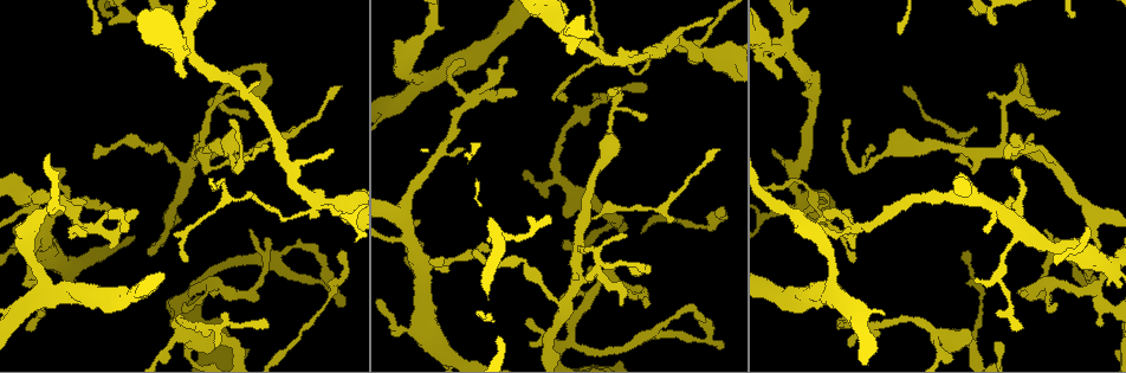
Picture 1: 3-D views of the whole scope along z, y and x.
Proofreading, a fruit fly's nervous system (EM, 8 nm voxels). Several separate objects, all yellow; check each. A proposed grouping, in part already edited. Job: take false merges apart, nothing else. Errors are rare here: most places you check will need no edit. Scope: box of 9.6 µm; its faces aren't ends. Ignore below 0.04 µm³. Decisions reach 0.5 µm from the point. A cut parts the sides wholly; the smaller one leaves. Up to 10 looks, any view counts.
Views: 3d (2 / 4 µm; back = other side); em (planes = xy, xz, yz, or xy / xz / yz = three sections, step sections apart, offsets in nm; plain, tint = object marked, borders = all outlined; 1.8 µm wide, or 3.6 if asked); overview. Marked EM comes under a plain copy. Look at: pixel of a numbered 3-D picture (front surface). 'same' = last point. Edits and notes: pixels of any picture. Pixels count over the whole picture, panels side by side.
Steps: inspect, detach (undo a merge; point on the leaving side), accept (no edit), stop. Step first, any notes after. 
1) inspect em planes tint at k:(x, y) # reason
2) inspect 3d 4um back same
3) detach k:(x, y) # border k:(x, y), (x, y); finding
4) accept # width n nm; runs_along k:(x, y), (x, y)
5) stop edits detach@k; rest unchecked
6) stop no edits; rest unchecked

inspect 3d 4um back at 1:(989, 18) # sharp bend

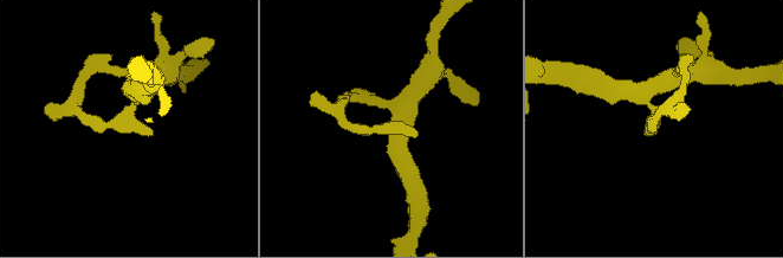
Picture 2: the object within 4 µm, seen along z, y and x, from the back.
inspect em planes tint at 2:(376, 128)

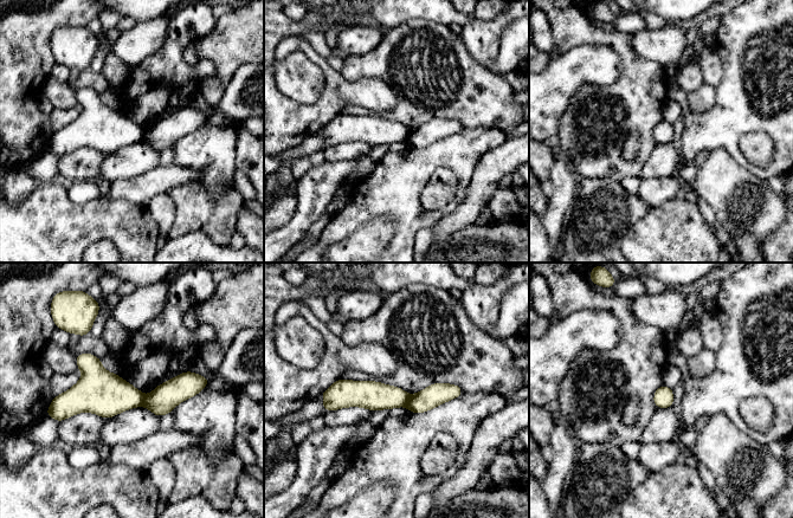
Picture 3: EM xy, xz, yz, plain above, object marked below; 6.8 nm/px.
accept # runs_along 3:(201, 382), (162, 400), (60, 401); one cell here

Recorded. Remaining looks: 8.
inspect 3d 2um back at 1:(597, 259) # branch point

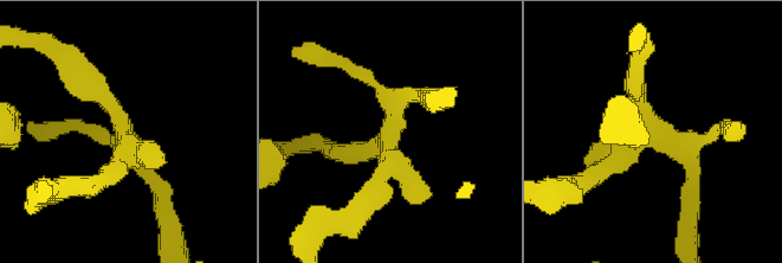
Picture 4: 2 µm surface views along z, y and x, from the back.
inspect em xy step 16 tint at 4:(655, 125) # now the EM

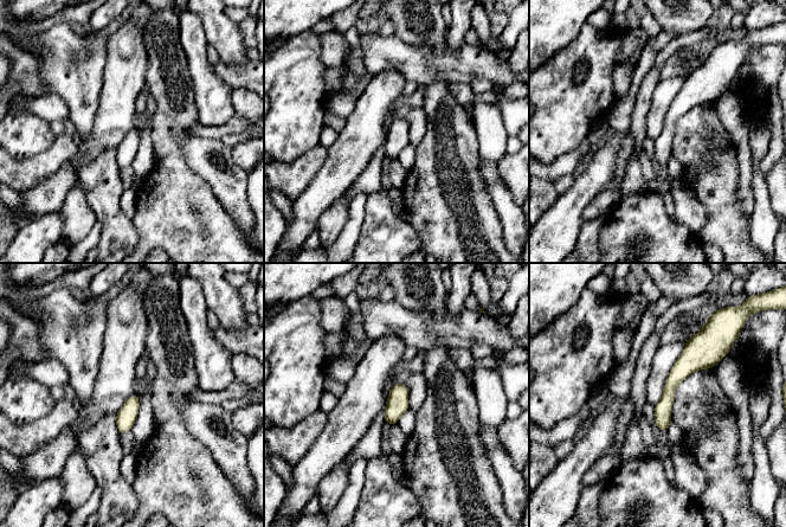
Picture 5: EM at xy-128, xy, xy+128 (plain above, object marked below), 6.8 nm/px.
accept # all the same cell

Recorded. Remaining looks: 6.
inspect em planes tint at 1:(1075, 270) # closes a loop

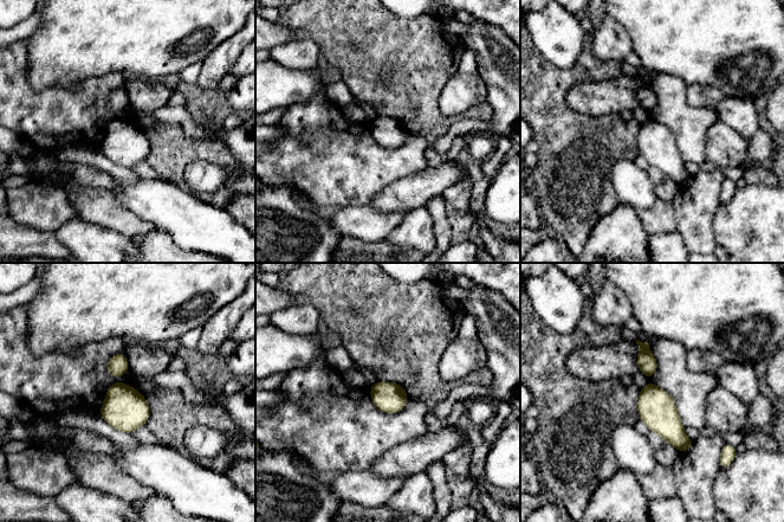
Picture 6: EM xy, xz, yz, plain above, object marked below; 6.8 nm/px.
accept # one cell here

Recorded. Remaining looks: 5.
inspect 3d 2um at 1:(561, 30) # branch point

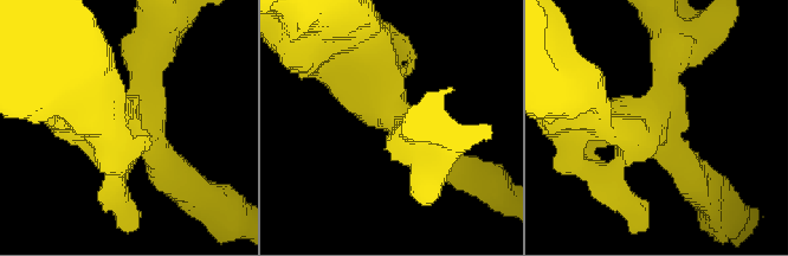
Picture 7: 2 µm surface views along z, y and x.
inspect em 3.6um planes tint at 7:(659, 135) # now the EM

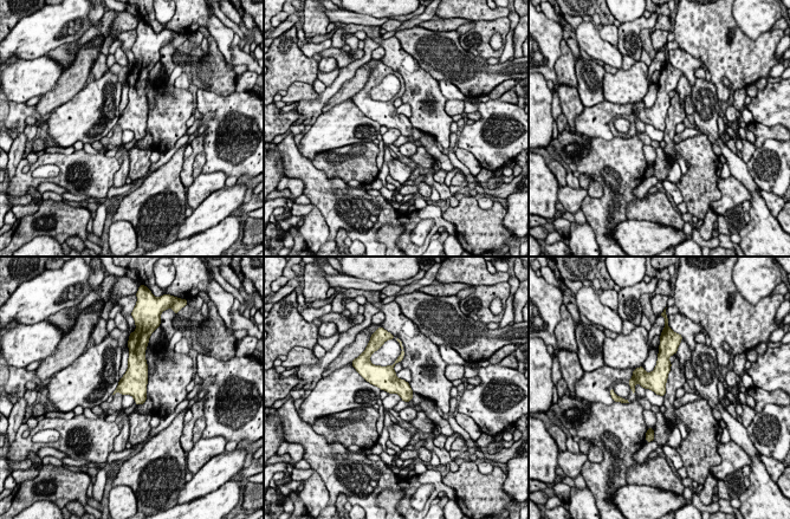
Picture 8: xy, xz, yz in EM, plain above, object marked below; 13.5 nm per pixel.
accept # width 280 nm; all the same cell

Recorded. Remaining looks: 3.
stop no edits; rest unchecked

